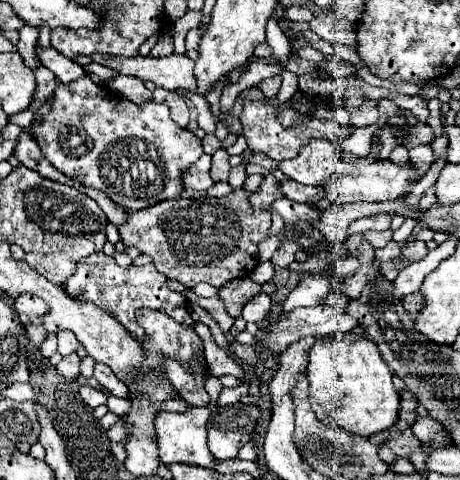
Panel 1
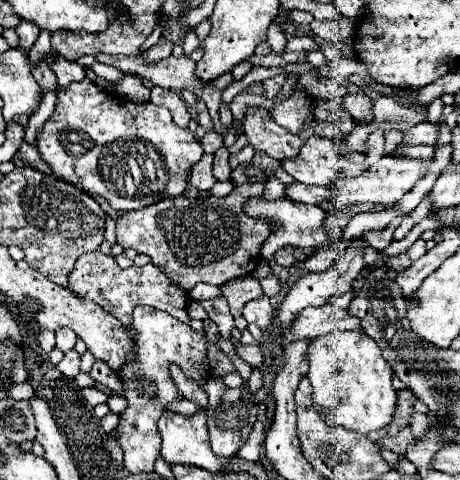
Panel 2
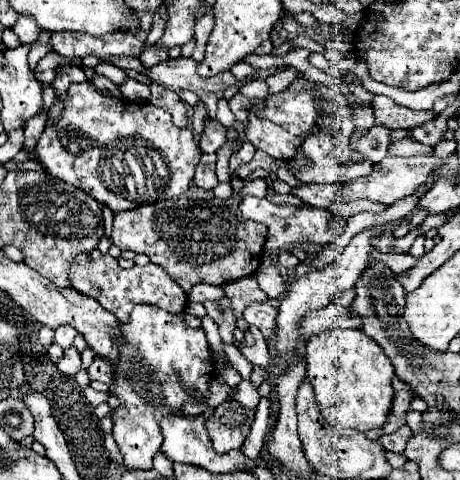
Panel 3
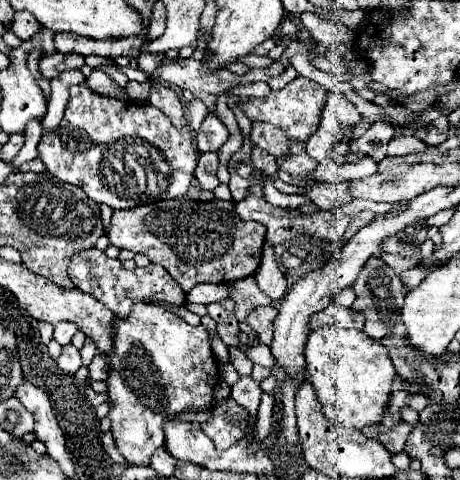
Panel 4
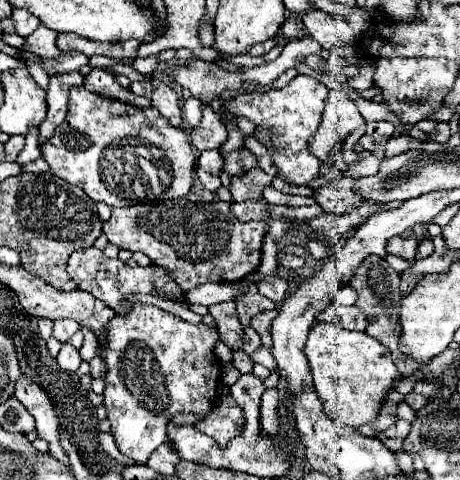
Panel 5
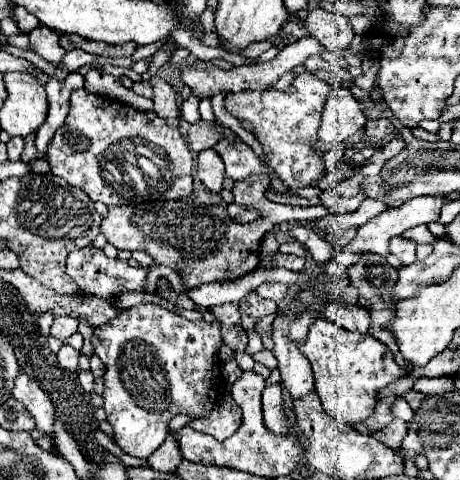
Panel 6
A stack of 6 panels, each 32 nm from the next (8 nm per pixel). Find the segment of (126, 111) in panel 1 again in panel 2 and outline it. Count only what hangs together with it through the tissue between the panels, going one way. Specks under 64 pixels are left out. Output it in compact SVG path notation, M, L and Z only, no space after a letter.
M88 78L78 84L70 84L64 92L58 90L56 110L44 124L36 140L36 148L54 176L60 176L60 180L66 180L92 196L104 198L114 210L122 212L138 210L148 204L156 204L158 200L184 194L192 168L204 154L196 134L190 128L178 128L172 122L168 108L152 102L136 104L122 96L112 96Z

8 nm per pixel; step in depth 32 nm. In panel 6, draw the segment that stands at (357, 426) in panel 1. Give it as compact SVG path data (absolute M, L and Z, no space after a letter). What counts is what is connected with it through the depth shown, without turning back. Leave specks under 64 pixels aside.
M320 316L314 318L306 340L298 348L310 360L316 394L324 410L342 424L358 424L368 418L376 404L376 392L394 380L405 378L406 374L411 375L394 362L392 350L374 336L348 332Z

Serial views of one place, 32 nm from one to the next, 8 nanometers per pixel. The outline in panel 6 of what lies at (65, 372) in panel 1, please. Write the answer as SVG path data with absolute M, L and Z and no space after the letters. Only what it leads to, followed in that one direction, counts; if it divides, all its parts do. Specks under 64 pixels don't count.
M64 344L56 356L58 356L58 362L60 362L62 368L66 368L66 370L78 370L78 356L80 356L80 352L76 348Z

